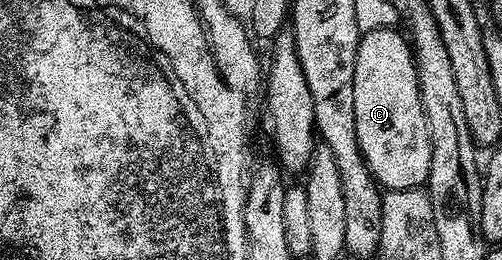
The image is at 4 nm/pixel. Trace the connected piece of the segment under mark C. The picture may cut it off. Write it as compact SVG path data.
M397 27L362 32L356 50L356 142L374 179L386 190L420 188L432 170L432 138L418 89L410 41Z

